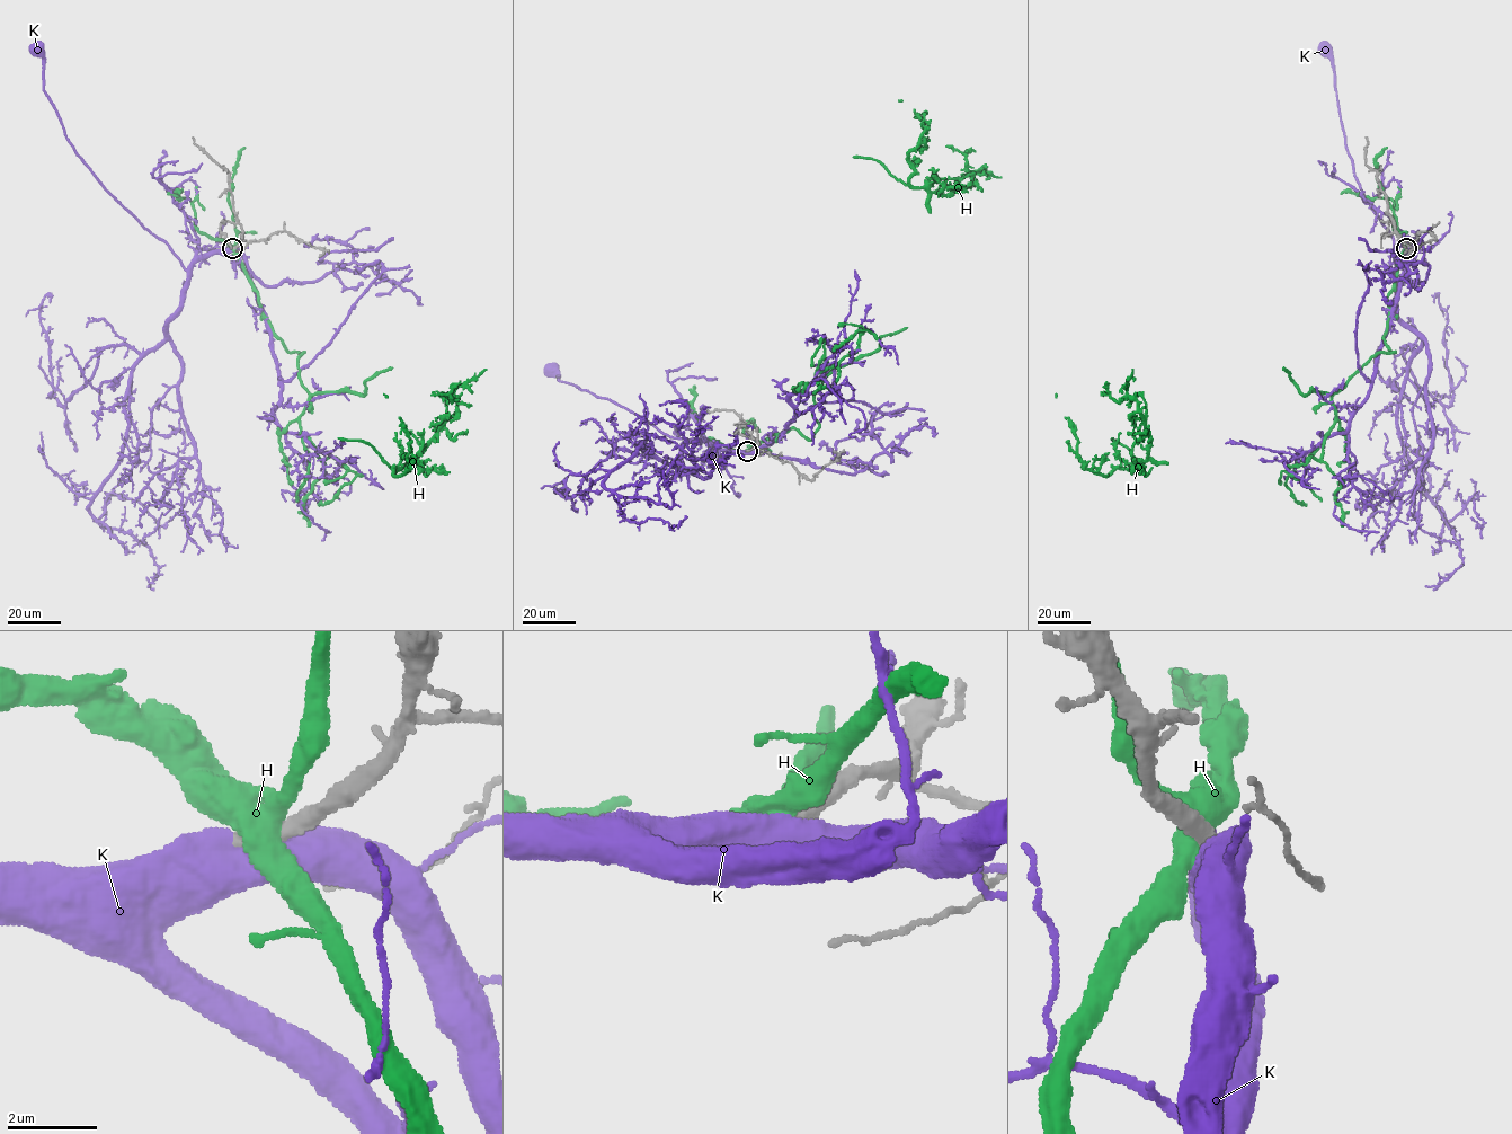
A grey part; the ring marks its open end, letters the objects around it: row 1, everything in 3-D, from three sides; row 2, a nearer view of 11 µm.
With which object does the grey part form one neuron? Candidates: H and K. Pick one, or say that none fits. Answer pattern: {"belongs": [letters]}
{"belongs": ["K"]}

